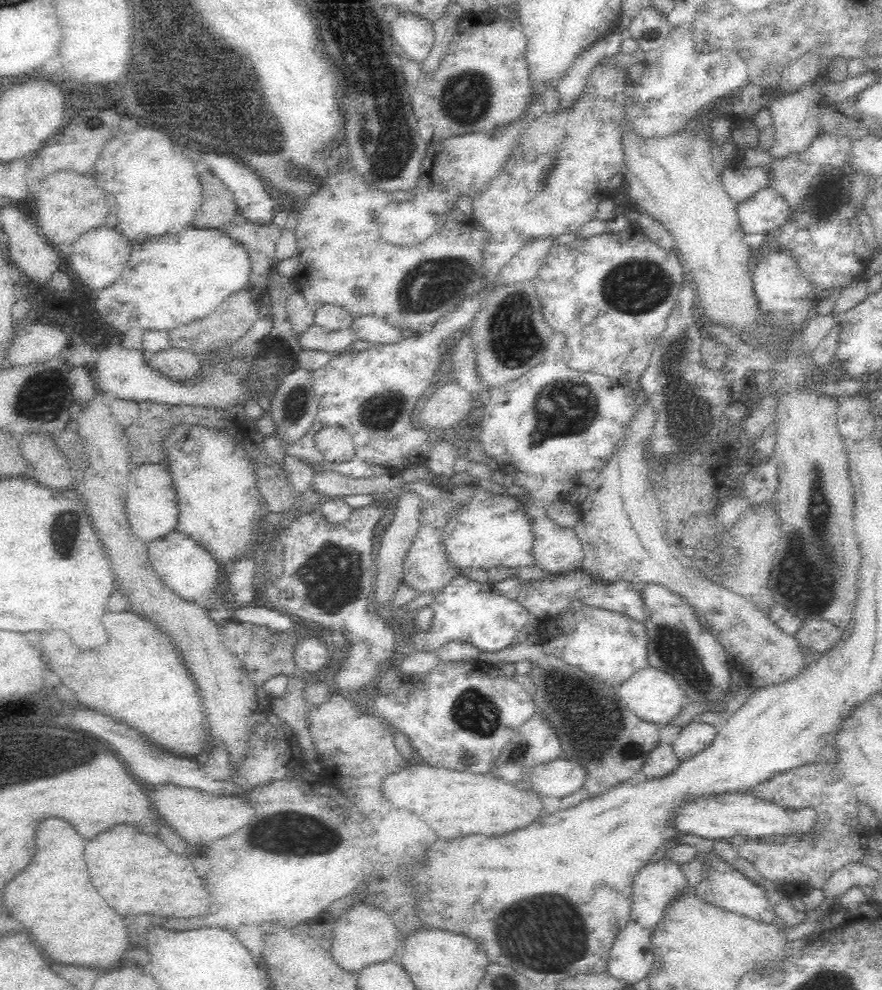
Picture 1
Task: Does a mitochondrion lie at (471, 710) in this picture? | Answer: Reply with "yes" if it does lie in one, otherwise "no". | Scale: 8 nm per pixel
yes

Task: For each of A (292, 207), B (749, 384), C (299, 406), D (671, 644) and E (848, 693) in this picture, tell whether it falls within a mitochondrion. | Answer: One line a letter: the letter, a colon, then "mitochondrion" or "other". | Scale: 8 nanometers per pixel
A: other
B: other
C: mitochondrion
D: mitochondrion
E: other

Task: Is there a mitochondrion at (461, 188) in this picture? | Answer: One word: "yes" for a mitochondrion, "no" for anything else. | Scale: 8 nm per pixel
no

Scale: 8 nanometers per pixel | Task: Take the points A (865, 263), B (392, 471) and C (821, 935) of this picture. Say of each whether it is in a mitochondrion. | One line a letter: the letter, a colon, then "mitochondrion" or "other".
A: other
B: other
C: other

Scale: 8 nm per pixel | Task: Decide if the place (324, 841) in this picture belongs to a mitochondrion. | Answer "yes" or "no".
yes

